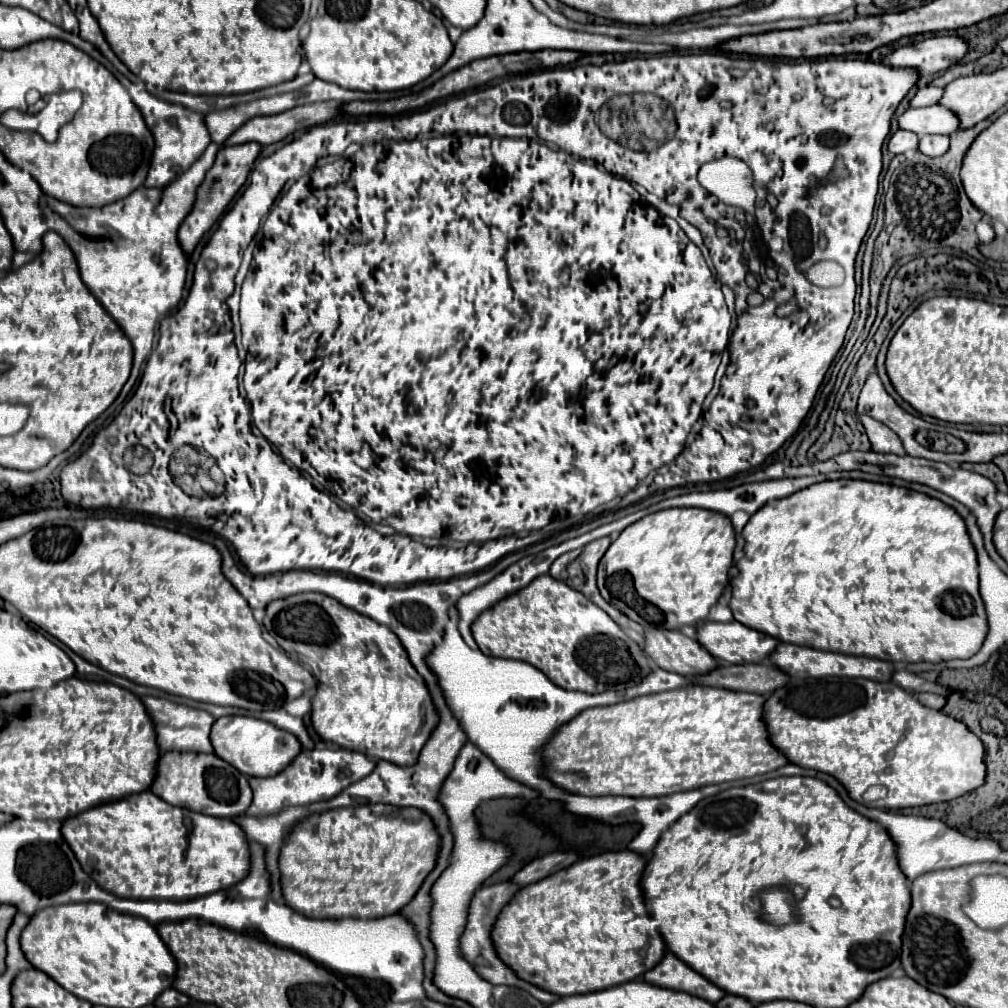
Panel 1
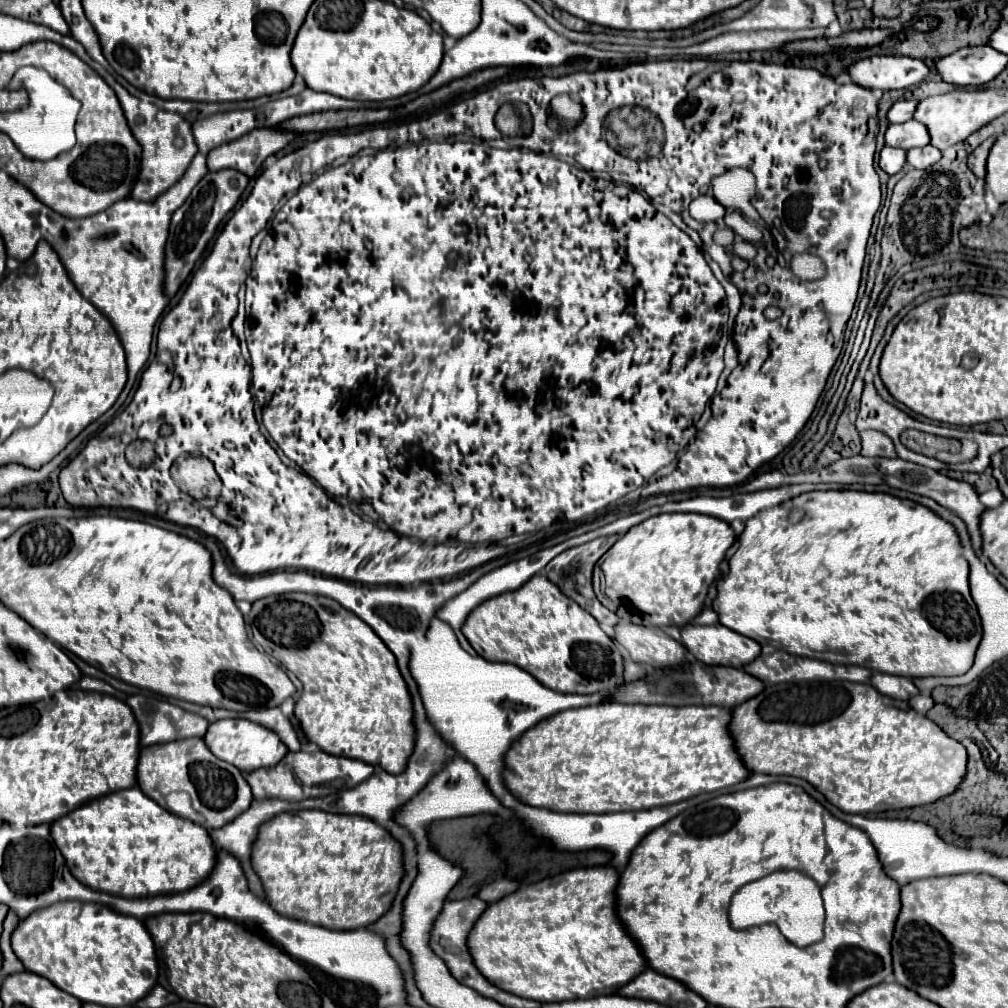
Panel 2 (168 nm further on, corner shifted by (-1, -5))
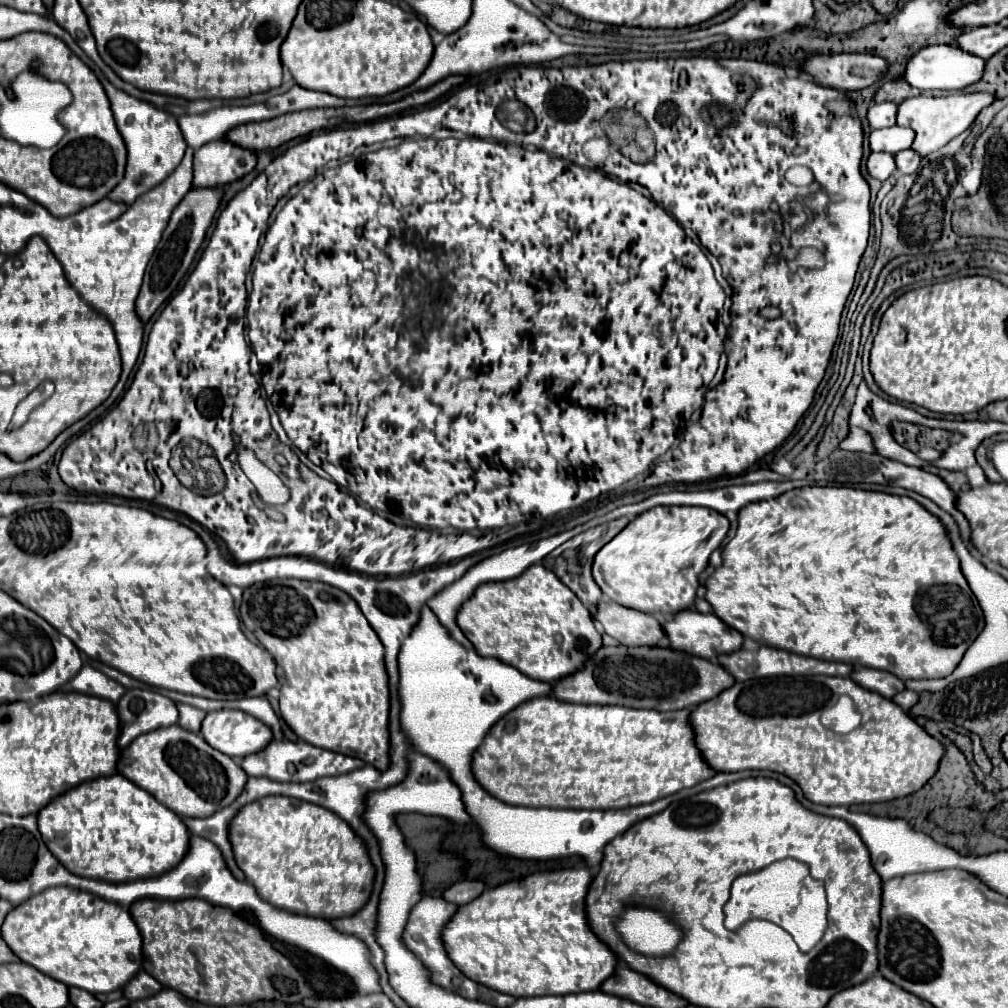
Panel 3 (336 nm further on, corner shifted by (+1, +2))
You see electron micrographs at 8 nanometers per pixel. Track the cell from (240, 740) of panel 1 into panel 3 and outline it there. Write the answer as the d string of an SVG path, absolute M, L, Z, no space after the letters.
M241 710L209 712L201 724L201 736L209 746L231 758L257 754L273 740L269 726Z

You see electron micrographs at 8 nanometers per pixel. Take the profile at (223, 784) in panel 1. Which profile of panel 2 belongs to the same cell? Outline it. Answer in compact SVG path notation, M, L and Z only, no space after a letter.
M201 737L143 747L137 763L137 785L149 799L159 803L161 807L167 807L163 799L167 793L173 793L173 791L189 793L193 809L205 817L203 827L207 831L213 831L231 823L231 819L247 811L247 807L253 801L251 787L245 781L243 773L235 765L215 757Z

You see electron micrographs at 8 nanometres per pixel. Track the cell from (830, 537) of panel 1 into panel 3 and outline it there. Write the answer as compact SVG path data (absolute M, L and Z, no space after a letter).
M807 486L781 494L773 500L763 500L749 504L739 512L739 526L733 540L723 548L723 564L705 582L705 600L711 604L713 612L731 628L741 632L745 638L757 640L765 646L781 648L801 656L811 656L819 660L845 662L853 666L867 666L877 670L887 670L901 680L909 678L945 678L961 662L967 648L983 630L983 612L973 596L967 580L959 568L959 556L955 554L951 540L945 532L941 520L925 510L919 502L907 496L893 496L885 492L869 492L848 486Z

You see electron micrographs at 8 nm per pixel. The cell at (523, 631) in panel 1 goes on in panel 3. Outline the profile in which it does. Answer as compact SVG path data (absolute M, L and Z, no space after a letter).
M535 564L533 568L527 568L521 576L505 582L487 582L481 584L481 588L475 590L475 594L461 606L457 614L457 626L463 630L463 634L471 640L479 656L491 656L505 664L515 666L525 676L541 682L555 684L557 680L563 680L565 676L571 676L573 672L581 672L585 668L585 662L597 648L601 648L601 634L593 626L593 618L589 610L565 588L553 572L545 570L543 564Z

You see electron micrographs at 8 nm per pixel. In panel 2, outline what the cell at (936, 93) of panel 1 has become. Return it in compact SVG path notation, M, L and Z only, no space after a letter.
M909 99L897 101L897 103L889 109L889 113L887 113L887 121L889 121L889 123L909 121L909 119L911 119L911 111L915 109L915 103L917 103L917 101L909 101Z

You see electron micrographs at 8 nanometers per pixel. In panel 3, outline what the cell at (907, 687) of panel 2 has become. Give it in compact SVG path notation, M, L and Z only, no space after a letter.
M859 668L851 674L851 678L859 684L863 684L867 690L879 692L885 698L893 698L897 692L905 690L905 682L897 680L897 676L893 676L891 672L881 672L881 670L873 670L873 668Z

